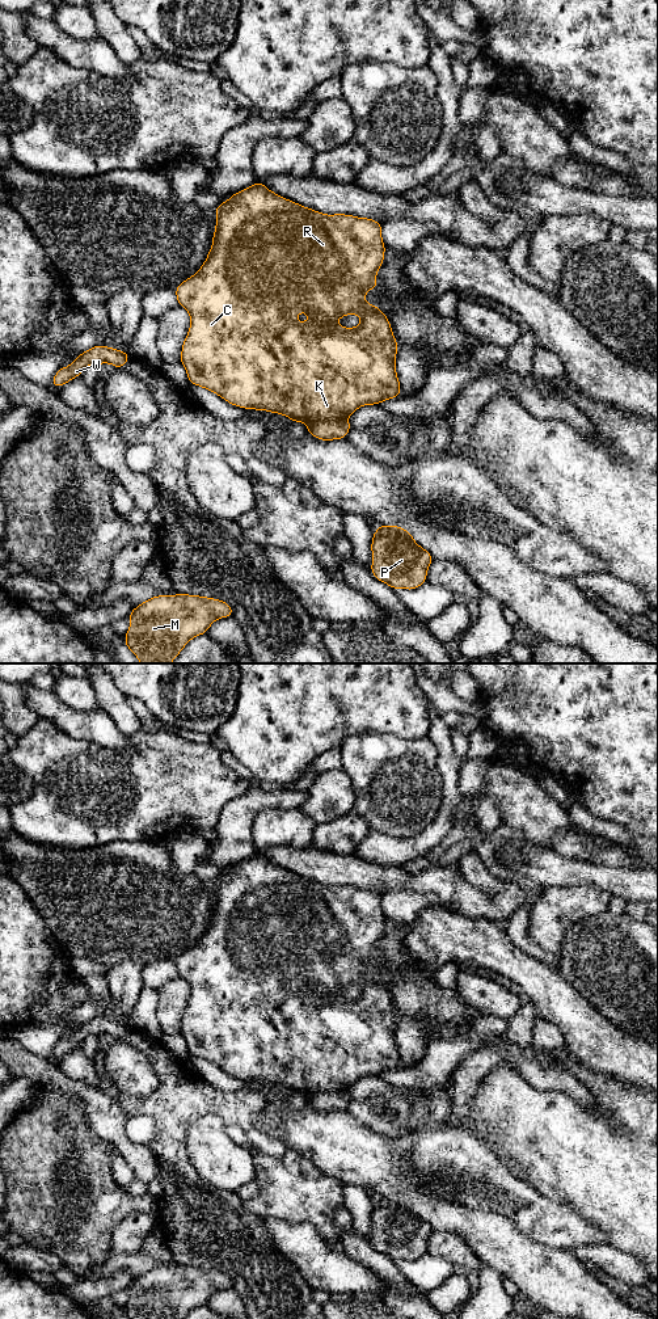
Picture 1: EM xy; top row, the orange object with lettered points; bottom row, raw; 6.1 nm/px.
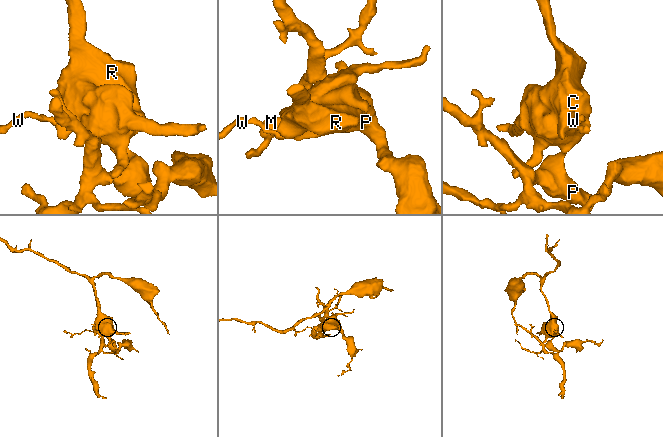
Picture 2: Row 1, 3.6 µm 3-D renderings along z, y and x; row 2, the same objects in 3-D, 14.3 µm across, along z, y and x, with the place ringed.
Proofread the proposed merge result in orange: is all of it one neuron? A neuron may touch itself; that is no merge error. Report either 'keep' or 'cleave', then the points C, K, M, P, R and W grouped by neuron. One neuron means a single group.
cleave | C K R / M P W

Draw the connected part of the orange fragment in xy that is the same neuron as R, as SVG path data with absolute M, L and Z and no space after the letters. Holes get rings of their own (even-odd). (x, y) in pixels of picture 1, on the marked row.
M260 181L233 193L229 199L215 208L215 212L216 226L212 235L212 246L206 261L194 275L174 288L178 305L190 313L190 328L182 344L180 359L186 368L189 383L216 393L235 406L278 413L294 422L343 420L363 405L377 405L401 395L395 366L397 340L393 336L391 323L377 305L370 305L364 300L366 292L379 286L376 273L384 262L385 245L381 239L381 223L354 215L319 212L270 191ZM346 315L358 315L362 319L360 325L354 328L337 325L336 321Z

